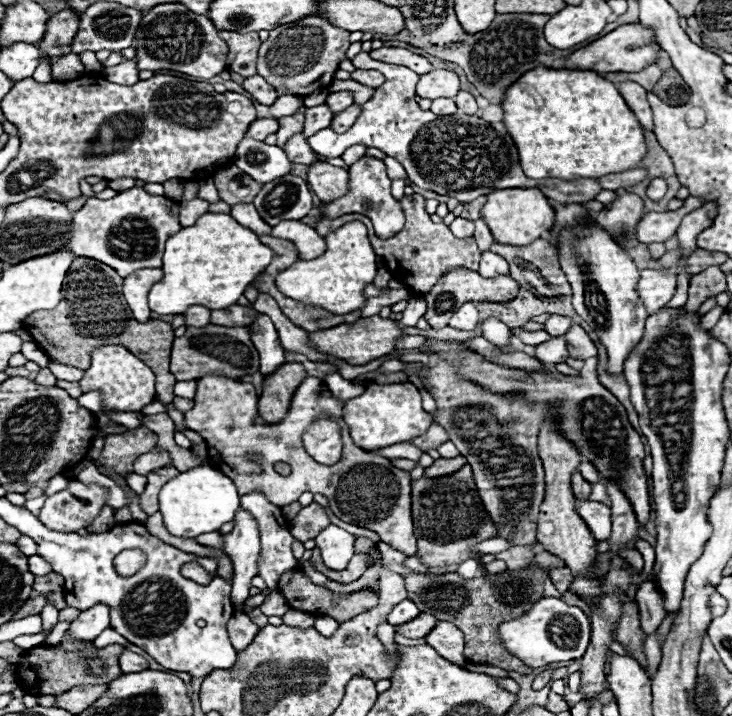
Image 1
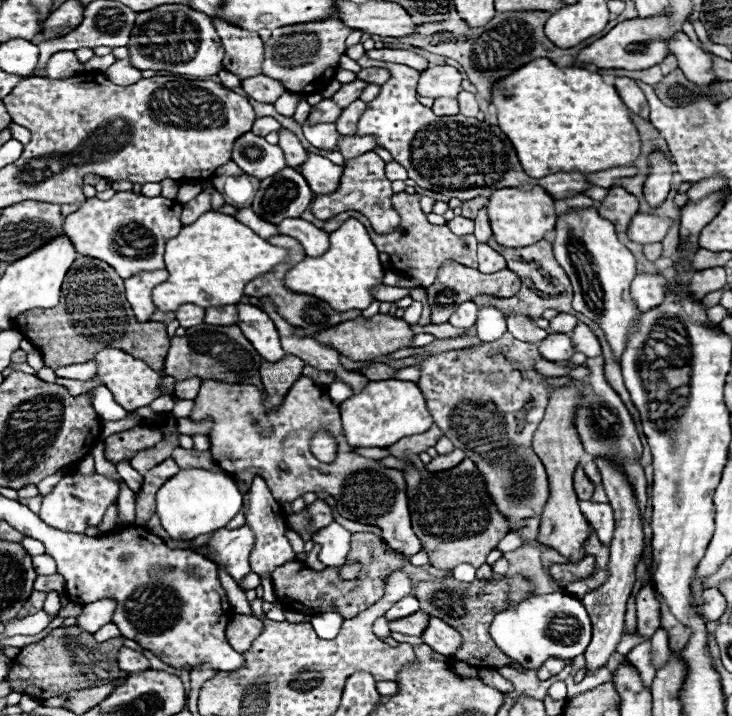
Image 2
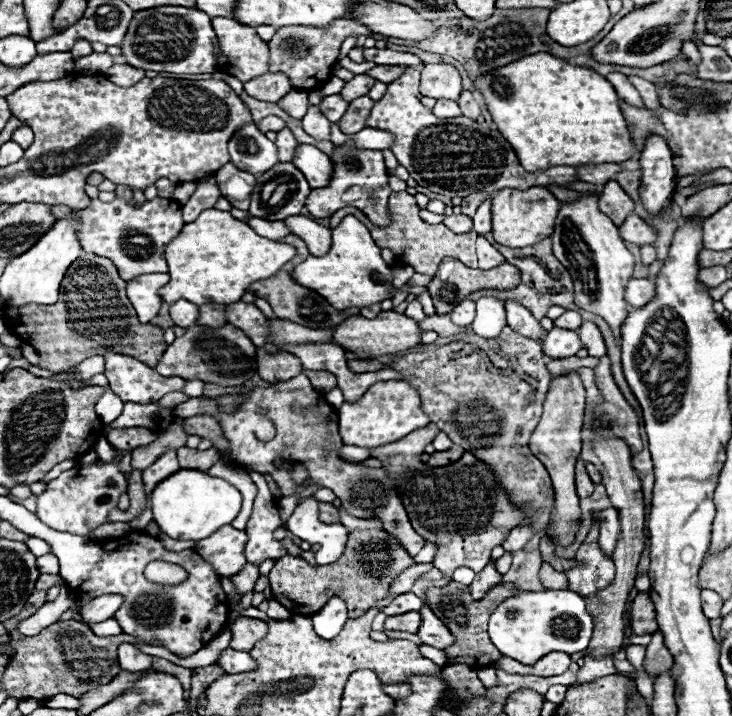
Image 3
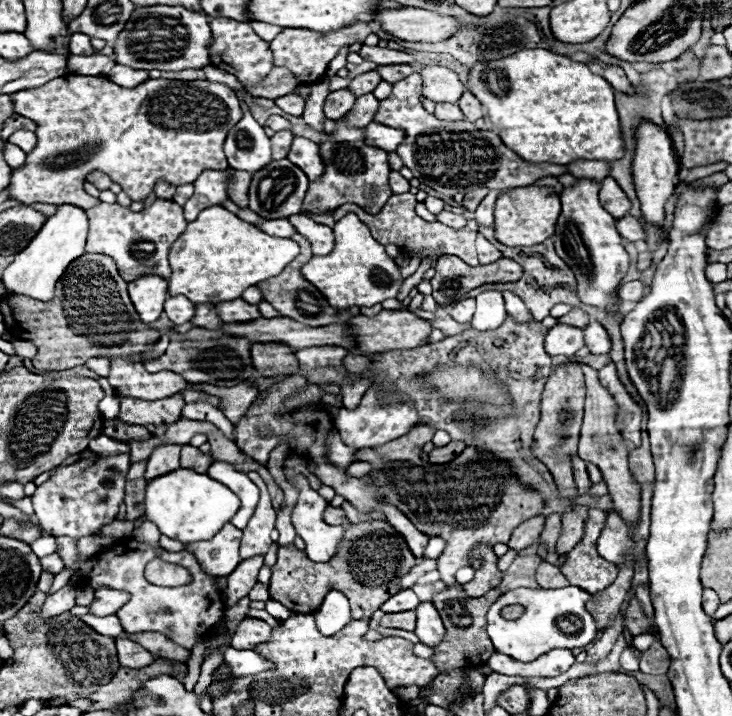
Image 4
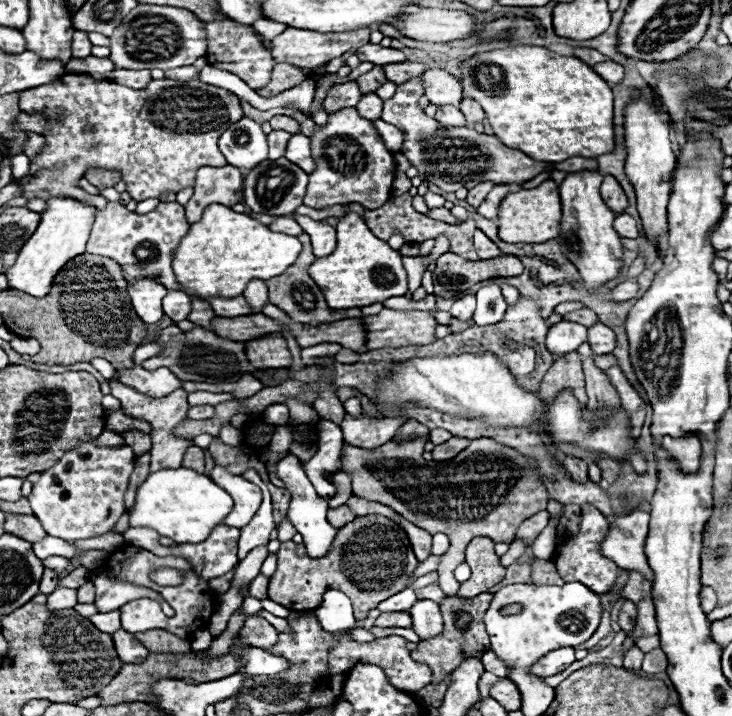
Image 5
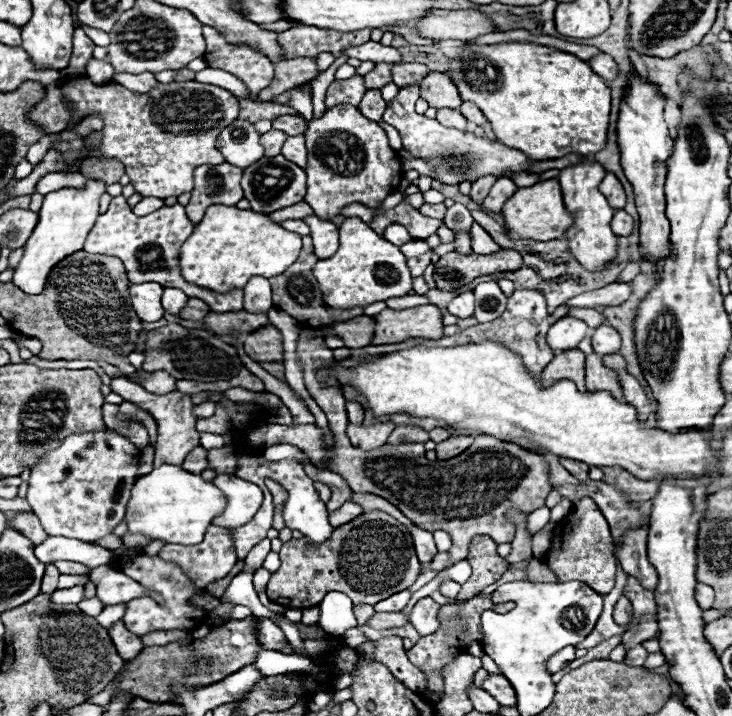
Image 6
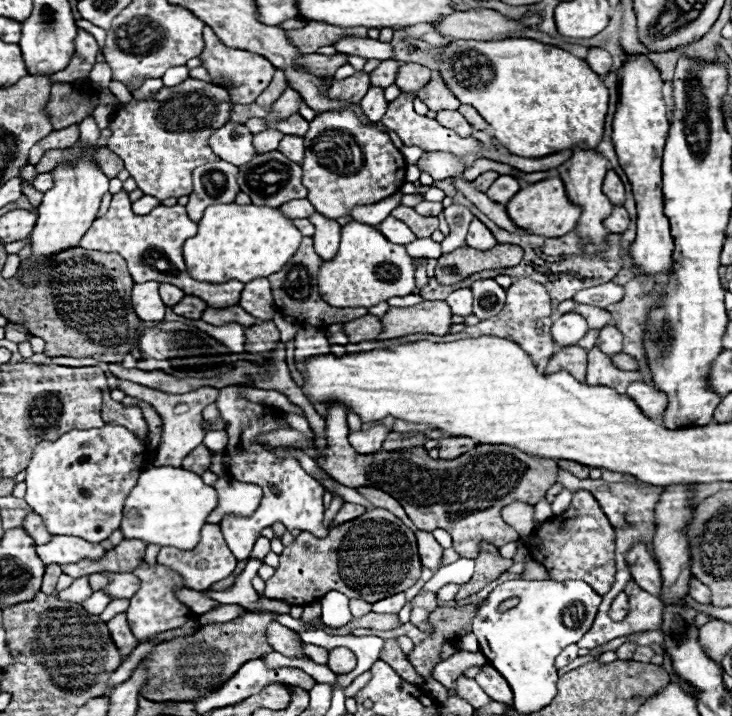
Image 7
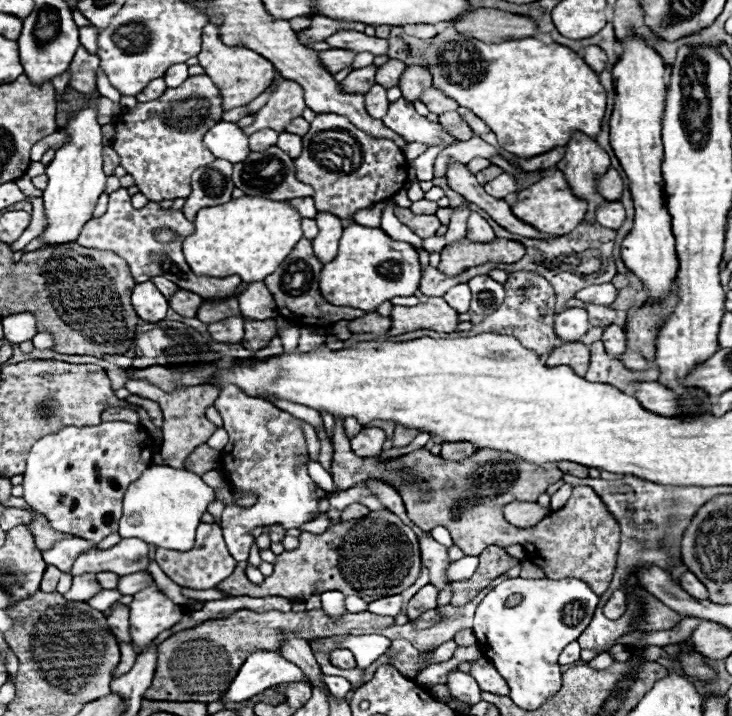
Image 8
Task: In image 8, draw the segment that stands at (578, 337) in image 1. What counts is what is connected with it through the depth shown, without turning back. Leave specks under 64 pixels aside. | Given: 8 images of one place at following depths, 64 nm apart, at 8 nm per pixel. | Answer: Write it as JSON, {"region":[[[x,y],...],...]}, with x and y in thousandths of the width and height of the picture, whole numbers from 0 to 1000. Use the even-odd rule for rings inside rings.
{"region":[[[833,453],[825,458],[822,469],[825,486],[833,497],[847,497],[855,492],[855,472],[852,472],[852,458],[844,453]]]}

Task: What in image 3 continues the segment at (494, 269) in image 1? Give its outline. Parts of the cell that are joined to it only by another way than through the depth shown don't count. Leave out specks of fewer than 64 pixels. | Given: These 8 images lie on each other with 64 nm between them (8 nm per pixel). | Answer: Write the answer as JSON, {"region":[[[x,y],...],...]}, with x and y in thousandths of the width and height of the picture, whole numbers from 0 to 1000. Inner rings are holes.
{"region":[[[653,330],[650,349],[653,349],[653,366],[656,366],[656,374],[658,377],[675,374],[678,369],[686,369],[689,366],[689,358],[661,330]]]}

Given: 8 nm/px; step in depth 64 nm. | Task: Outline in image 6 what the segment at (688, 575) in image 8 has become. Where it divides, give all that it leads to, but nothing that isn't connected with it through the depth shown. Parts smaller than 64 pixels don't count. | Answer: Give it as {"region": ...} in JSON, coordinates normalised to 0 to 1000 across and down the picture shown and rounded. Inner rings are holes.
{"region":[[[954,813],[951,824],[948,824],[948,835],[951,835],[951,841],[956,844],[959,852],[970,852],[973,841],[975,841],[975,824],[967,816]]]}

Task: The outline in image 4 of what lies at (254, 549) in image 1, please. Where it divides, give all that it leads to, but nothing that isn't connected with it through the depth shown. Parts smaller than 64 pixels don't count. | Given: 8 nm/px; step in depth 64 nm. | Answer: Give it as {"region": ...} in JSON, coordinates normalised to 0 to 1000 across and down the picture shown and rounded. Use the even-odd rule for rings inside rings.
{"region":[[[309,732],[298,746],[279,757],[254,760],[254,771],[265,774],[273,793],[284,804],[311,804],[331,785],[325,765],[331,754],[331,740]]]}

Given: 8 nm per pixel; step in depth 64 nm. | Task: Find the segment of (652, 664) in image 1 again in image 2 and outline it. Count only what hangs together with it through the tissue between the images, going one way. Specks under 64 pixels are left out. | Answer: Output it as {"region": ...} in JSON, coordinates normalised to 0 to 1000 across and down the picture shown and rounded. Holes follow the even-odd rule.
{"region":[[[877,897],[877,899],[866,902],[855,913],[855,922],[872,936],[872,941],[877,947],[877,955],[883,961],[888,961],[891,950],[893,950],[893,941],[896,941],[896,936],[891,933],[891,925],[888,925],[888,897]]]}

